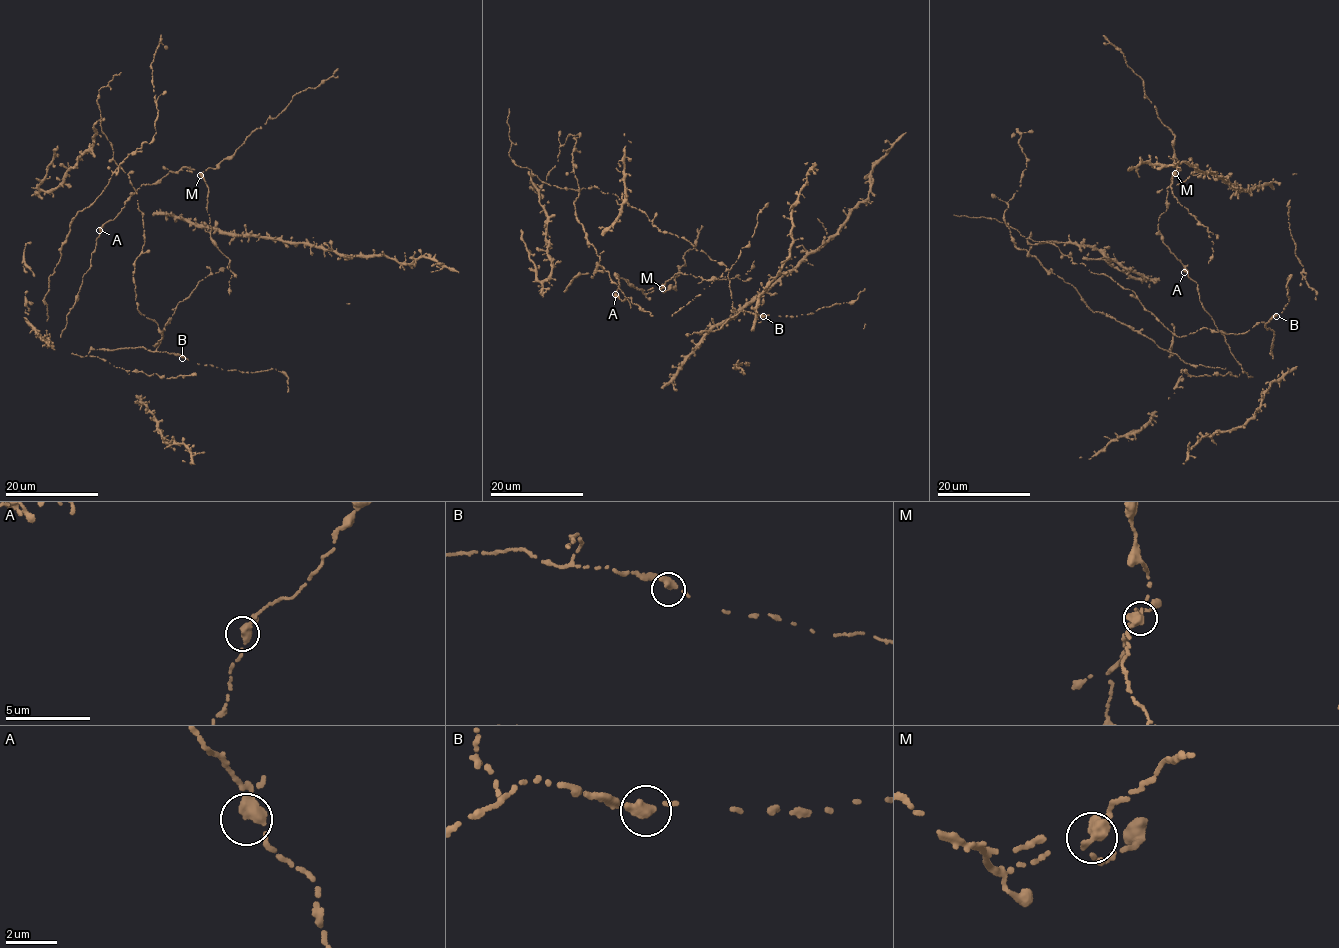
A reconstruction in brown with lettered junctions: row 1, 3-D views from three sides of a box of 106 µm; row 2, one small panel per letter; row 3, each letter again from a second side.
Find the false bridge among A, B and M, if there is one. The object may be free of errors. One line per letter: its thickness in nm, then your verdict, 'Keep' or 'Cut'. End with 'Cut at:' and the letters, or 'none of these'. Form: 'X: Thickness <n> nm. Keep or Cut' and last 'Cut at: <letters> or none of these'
A: Thickness 380 nm. Keep
B: Thickness 360 nm. Keep
M: Thickness 380 nm. Cut
Cut at: M

